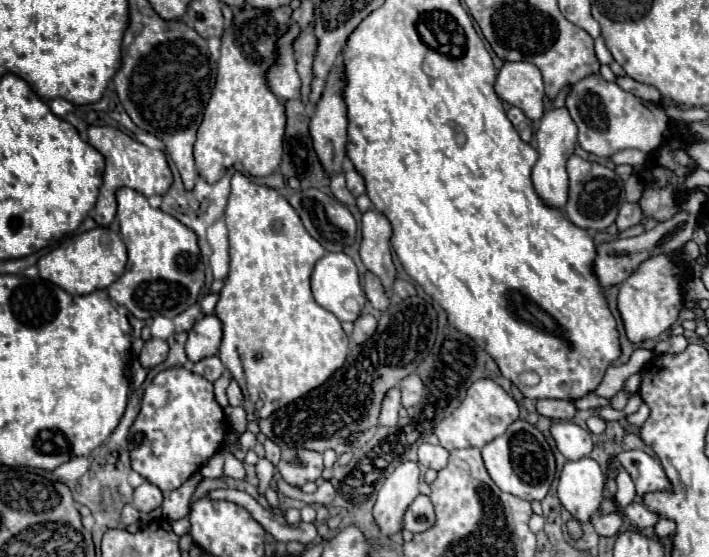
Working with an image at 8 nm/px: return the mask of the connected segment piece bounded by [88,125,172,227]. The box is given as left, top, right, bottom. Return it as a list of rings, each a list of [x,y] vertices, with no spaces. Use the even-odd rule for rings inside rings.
[[[92,125],[88,129],[88,143],[96,151],[100,151],[106,159],[106,167],[102,173],[102,187],[100,187],[100,195],[98,195],[98,201],[94,207],[94,221],[100,227],[108,227],[116,215],[116,199],[114,199],[116,189],[130,187],[130,189],[142,193],[144,197],[150,197],[152,193],[164,195],[164,191],[168,191],[168,187],[172,185],[172,173],[166,163],[166,155],[158,149],[148,149],[146,145],[134,141],[132,137],[128,137],[120,129]]]

